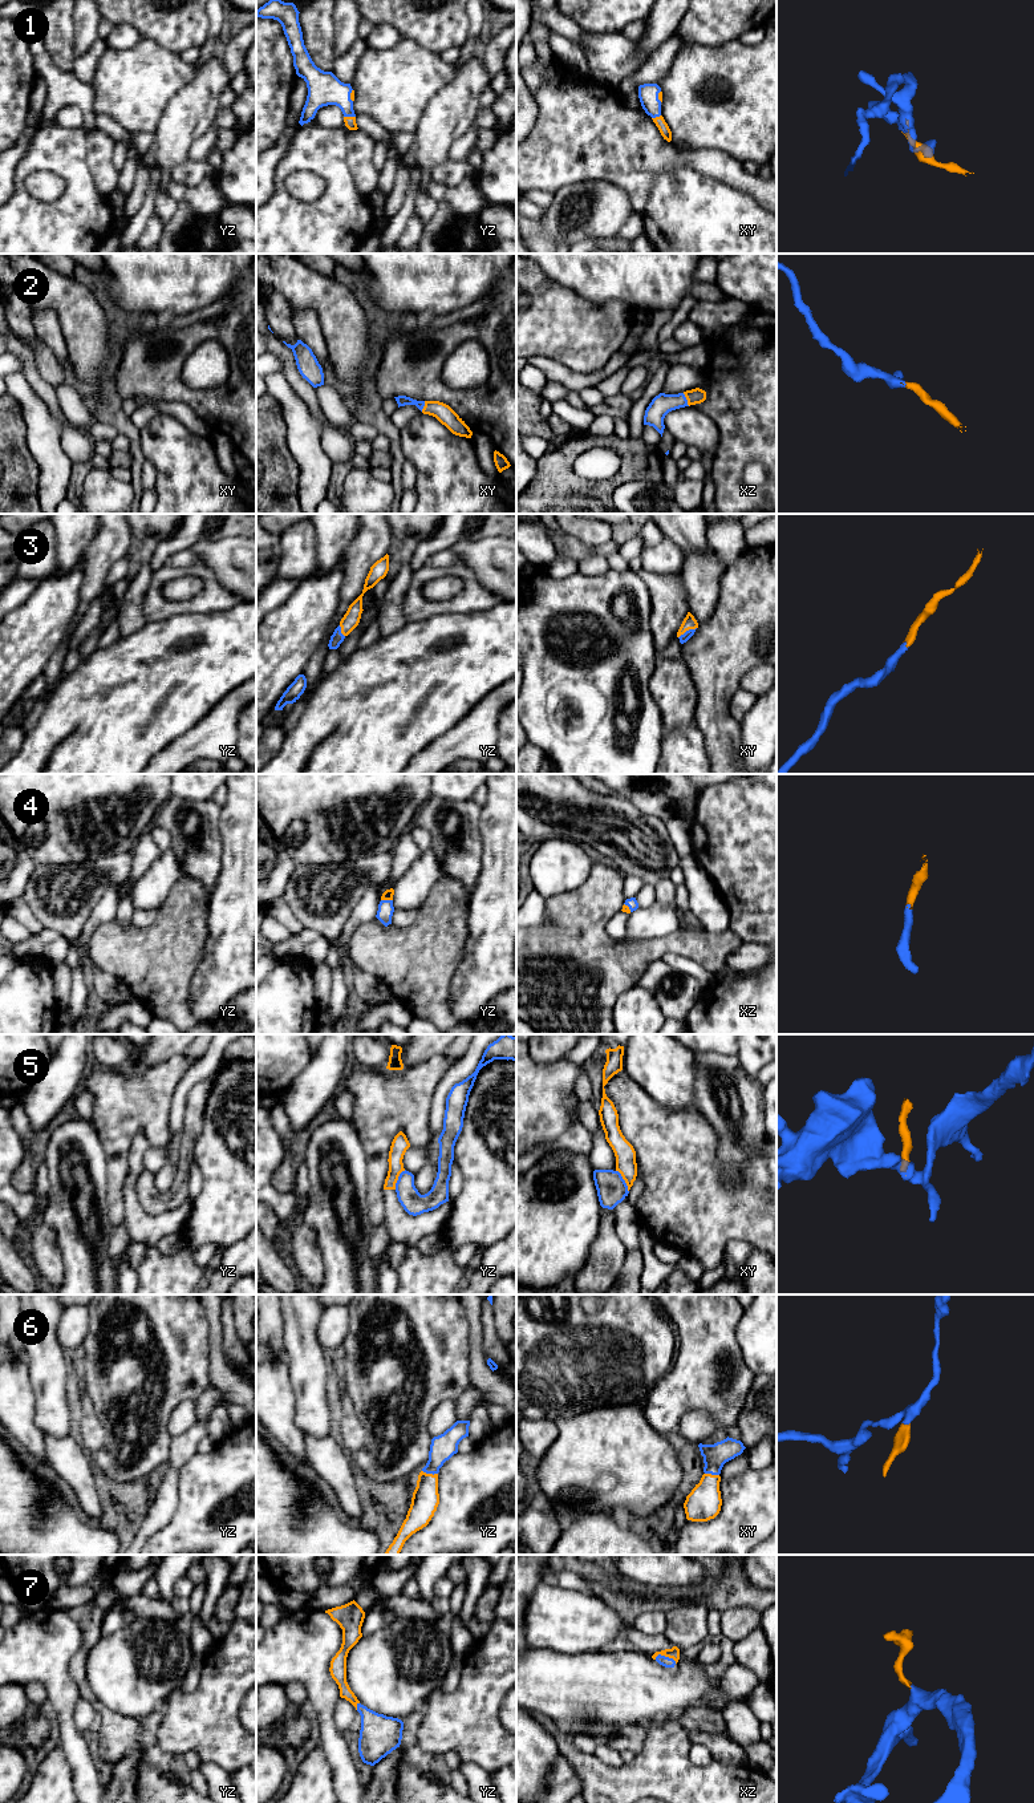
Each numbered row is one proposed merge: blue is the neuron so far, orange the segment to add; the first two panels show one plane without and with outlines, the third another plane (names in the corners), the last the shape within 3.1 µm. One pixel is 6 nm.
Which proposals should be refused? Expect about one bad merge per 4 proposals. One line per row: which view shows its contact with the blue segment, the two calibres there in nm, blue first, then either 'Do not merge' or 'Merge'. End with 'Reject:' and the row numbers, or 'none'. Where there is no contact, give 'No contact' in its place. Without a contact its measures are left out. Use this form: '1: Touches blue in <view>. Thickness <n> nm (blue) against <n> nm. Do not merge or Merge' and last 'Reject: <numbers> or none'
1: Touches blue in yz. Thickness 200 nm (blue) against 70 nm. Merge
2: Touches blue in xz. Thickness 120 nm (blue) against 100 nm. Merge
3: Touches blue in xy. Thickness 50 nm (blue) against 80 nm. Merge
4: Touches blue in yz. Thickness 100 nm (blue) against 60 nm. Merge
5: Touches blue in xy. Thickness 180 nm (blue) against 130 nm. Do not merge
6: Touches blue in yz. Thickness 150 nm (blue) against 160 nm. Merge
7: Touches blue in xz. Thickness 60 nm (blue) against 70 nm. Merge
Reject: 5

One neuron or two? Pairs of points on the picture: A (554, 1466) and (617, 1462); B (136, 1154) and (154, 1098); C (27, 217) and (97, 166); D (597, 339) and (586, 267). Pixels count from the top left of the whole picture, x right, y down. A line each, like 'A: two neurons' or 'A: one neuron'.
A: one neuron
B: two neurons
C: two neurons
D: two neurons

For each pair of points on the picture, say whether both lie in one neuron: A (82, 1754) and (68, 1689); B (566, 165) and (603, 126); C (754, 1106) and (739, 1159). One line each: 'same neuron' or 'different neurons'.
A: same neuron
B: same neuron
C: same neuron

